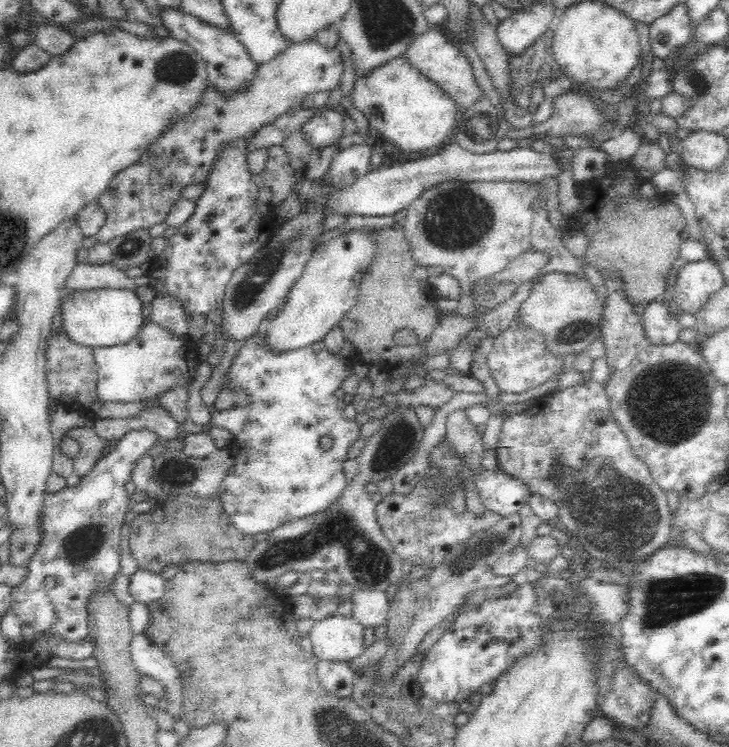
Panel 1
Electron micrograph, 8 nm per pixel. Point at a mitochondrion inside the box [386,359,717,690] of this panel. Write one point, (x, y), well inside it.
(617, 514)

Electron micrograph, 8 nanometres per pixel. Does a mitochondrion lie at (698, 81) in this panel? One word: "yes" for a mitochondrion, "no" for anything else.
yes

